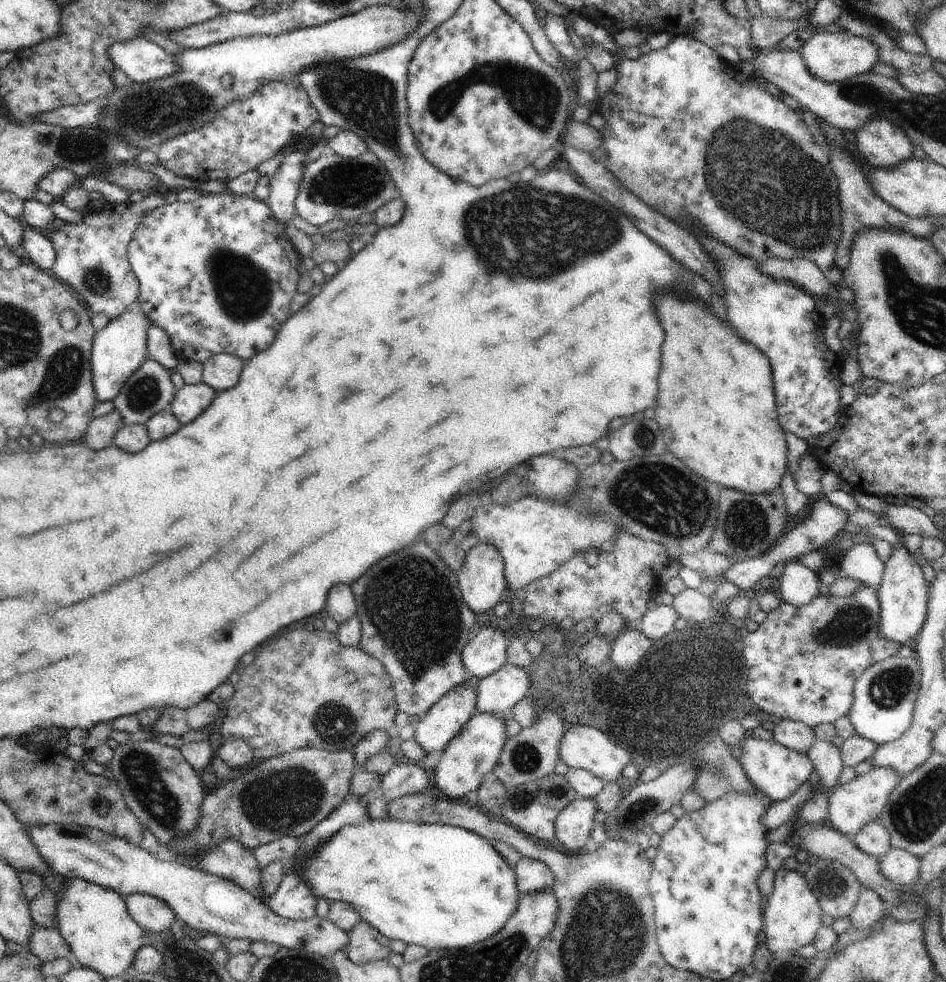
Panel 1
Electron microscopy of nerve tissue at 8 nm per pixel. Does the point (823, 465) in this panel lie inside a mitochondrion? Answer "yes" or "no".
no

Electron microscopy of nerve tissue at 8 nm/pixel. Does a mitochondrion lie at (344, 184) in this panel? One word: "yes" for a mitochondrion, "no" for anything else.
yes

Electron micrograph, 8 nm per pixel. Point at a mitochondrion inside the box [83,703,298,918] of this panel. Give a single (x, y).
(139, 770)

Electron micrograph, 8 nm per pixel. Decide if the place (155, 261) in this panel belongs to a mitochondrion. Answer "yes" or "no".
no

